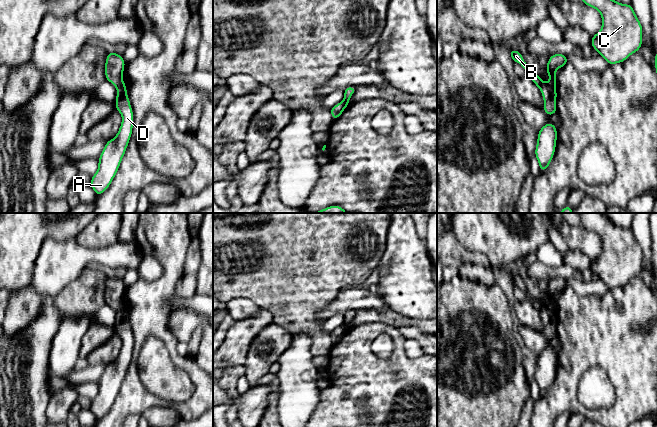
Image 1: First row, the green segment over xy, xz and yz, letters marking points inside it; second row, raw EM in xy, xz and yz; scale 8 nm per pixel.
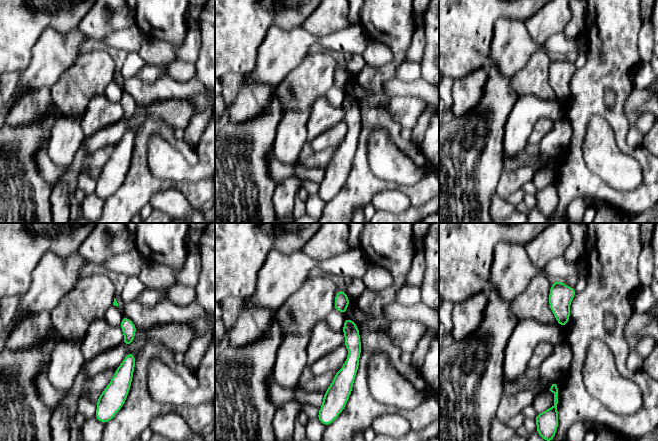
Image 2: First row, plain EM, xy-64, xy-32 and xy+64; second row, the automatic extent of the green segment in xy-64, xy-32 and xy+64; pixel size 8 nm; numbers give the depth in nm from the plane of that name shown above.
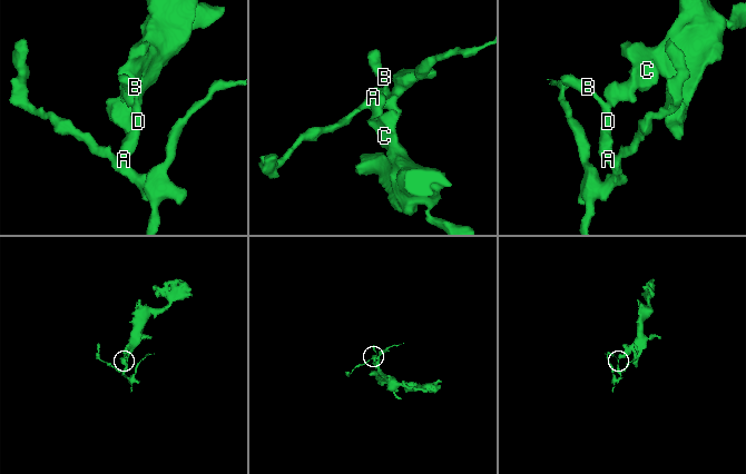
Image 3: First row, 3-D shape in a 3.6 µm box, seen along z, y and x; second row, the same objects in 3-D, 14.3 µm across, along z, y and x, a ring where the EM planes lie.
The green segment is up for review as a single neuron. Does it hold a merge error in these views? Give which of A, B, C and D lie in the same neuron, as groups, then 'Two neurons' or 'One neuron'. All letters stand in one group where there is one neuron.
Groups: A B D / C. Two neurons

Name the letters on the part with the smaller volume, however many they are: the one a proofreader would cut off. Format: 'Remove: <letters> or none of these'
Remove: A, B, D

